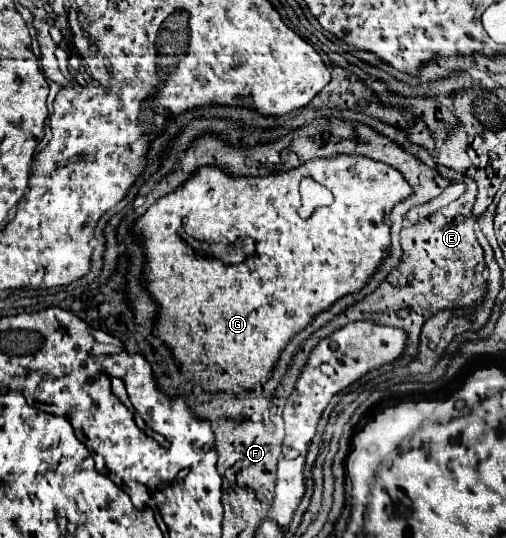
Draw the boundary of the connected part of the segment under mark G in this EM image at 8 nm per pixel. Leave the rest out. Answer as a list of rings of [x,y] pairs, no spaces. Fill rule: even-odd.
[[[341,154],[317,158],[279,176],[229,176],[219,166],[197,168],[185,184],[159,198],[133,226],[137,236],[143,238],[145,264],[141,284],[159,306],[155,328],[181,370],[189,372],[199,388],[221,388],[221,392],[239,394],[263,386],[289,340],[305,330],[317,314],[329,310],[339,298],[347,296],[347,288],[365,286],[377,272],[377,266],[383,264],[389,254],[391,210],[411,194],[413,188],[401,172],[367,156]],[[303,176],[311,176],[335,196],[331,206],[315,208],[307,220],[299,216],[299,180]],[[177,222],[189,236],[209,244],[233,244],[239,237],[250,236],[255,240],[257,256],[237,266],[199,258],[177,236]]]

